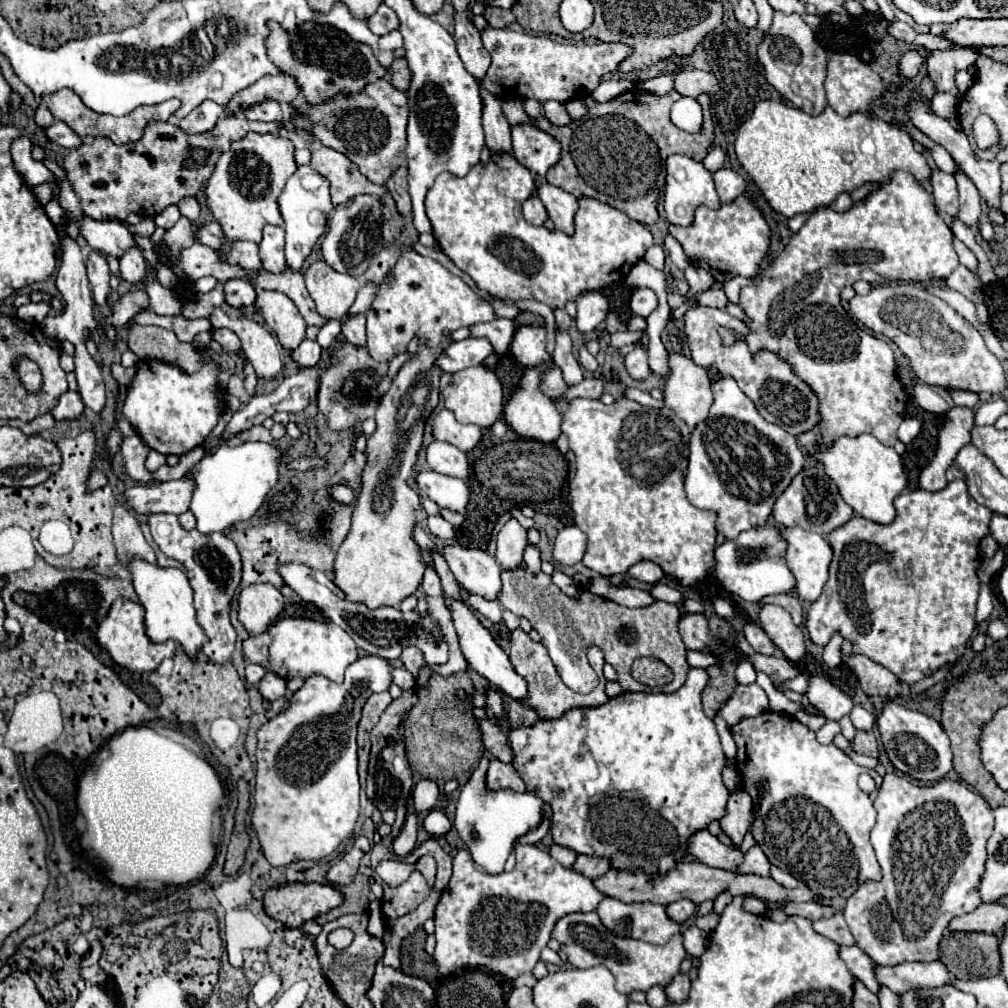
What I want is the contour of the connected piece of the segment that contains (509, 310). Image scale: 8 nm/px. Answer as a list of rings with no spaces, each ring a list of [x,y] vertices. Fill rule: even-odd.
[[[492,301],[492,305],[494,305],[494,309],[496,309],[498,317],[508,317],[508,319],[514,319],[514,317],[520,313],[520,309],[510,307],[510,305],[504,305],[502,301]]]

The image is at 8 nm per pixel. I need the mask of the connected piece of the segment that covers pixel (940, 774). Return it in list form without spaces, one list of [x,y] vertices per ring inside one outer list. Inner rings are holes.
[[[890,701],[884,705],[884,709],[878,717],[878,731],[882,735],[884,749],[890,757],[890,761],[894,763],[894,767],[900,769],[902,773],[914,777],[916,781],[920,781],[920,783],[940,781],[952,769],[950,739],[942,731],[940,723],[934,721],[932,717],[918,713],[918,711],[910,711],[906,707]]]

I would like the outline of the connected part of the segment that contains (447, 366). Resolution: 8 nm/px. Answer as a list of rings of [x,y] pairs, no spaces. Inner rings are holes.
[[[470,337],[470,339],[456,341],[450,347],[446,347],[436,365],[444,373],[456,373],[456,371],[466,369],[466,367],[482,365],[490,355],[498,355],[498,353],[494,351],[494,347],[488,339]]]

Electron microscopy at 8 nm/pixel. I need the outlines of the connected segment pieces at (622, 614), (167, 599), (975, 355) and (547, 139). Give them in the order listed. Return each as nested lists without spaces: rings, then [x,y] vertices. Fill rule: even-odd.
[[[518,567],[514,571],[504,571],[502,569],[502,593],[500,593],[500,603],[504,609],[512,611],[518,617],[526,617],[532,627],[540,633],[544,647],[548,649],[556,671],[560,673],[562,681],[578,693],[590,693],[598,685],[598,675],[590,667],[586,659],[586,651],[596,645],[604,651],[606,661],[616,669],[618,673],[618,683],[624,692],[646,692],[646,693],[672,693],[678,691],[688,675],[688,661],[686,661],[686,647],[678,631],[678,619],[680,619],[680,609],[678,605],[656,601],[650,607],[640,607],[640,609],[628,609],[622,607],[614,601],[606,601],[604,597],[598,597],[590,593],[588,589],[580,589],[580,599],[570,599],[564,595],[552,581],[550,575],[540,573],[532,575],[526,567]],[[622,629],[628,631],[628,637],[632,643],[622,643]],[[636,657],[656,657],[664,661],[672,671],[674,671],[674,681],[668,687],[651,688],[645,684],[634,681],[630,675],[630,667]]]
[[[140,557],[128,561],[128,571],[132,573],[134,589],[140,597],[140,603],[146,609],[146,633],[152,641],[162,643],[168,639],[178,641],[190,657],[196,657],[198,649],[208,641],[204,629],[196,621],[196,609],[192,605],[192,587],[182,569],[166,569],[152,565]]]
[[[912,283],[876,285],[864,297],[850,301],[850,311],[874,333],[892,339],[912,361],[916,377],[926,385],[964,389],[974,393],[1002,393],[1006,389],[1004,367],[988,351],[982,335],[948,303]]]
[[[520,123],[512,127],[512,153],[534,175],[546,175],[546,171],[560,161],[560,143],[532,123]]]

